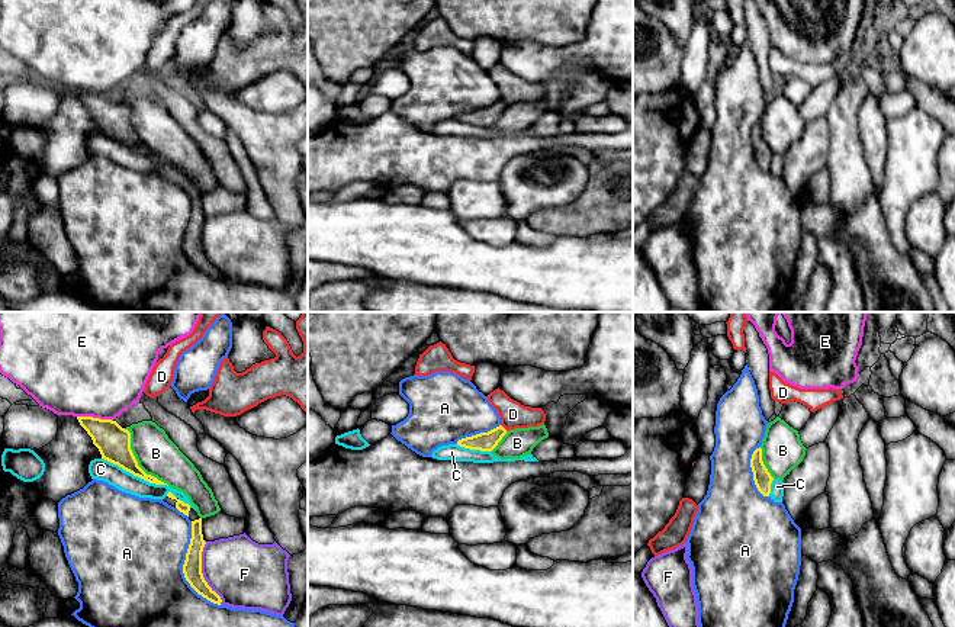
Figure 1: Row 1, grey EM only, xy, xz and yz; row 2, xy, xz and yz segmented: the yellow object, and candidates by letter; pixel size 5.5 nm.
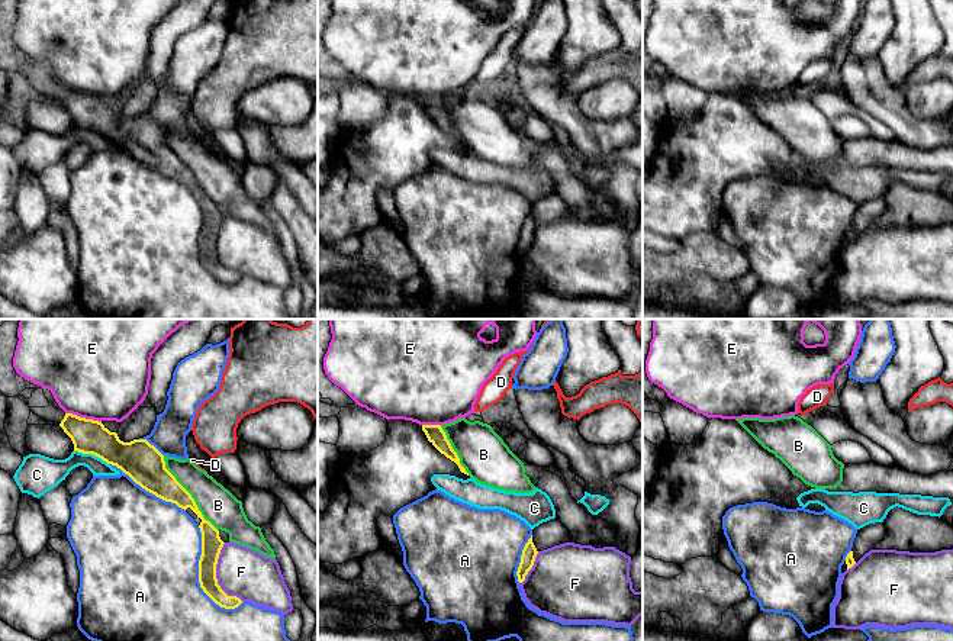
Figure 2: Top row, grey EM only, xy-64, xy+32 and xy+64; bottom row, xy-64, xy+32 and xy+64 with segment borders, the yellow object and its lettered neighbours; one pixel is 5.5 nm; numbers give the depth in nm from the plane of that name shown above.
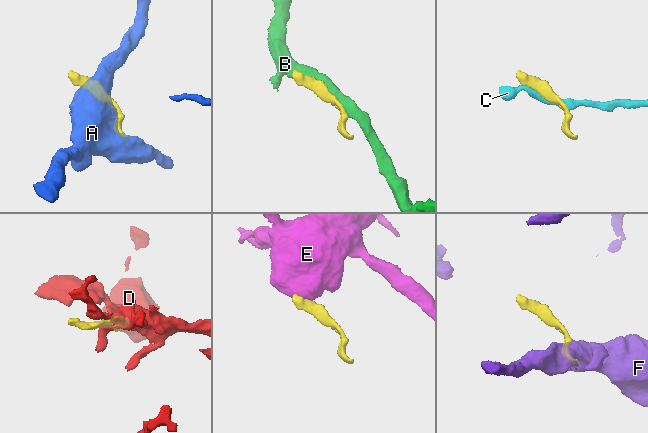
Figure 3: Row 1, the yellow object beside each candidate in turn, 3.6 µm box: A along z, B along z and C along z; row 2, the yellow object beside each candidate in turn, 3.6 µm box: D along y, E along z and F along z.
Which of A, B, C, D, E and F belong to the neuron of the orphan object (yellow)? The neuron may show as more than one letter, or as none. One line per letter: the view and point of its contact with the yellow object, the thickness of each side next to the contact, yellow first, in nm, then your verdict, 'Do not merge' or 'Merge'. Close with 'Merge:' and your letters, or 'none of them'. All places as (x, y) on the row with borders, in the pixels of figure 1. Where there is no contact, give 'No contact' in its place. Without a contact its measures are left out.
A: Touches yellow at xy (183, 568). Thickness 110 nm (yellow) against 500 nm. Do not merge
B: Touches yellow at xy (137, 462). Thickness 190 nm (yellow) against 220 nm. Do not merge
C: Touches yellow at xy (135, 475). Thickness 190 nm (yellow) against 120 nm. Do not merge
D: Touches yellow at xz (502, 427). Thickness 110 nm (yellow) against 150 nm. Merge
E: Touches yellow at xy (95, 418). Thickness 190 nm (yellow) against 480 nm. Do not merge
F: Touches yellow at xy (202, 574). Thickness 110 nm (yellow) against 380 nm. Do not merge
Merge: D

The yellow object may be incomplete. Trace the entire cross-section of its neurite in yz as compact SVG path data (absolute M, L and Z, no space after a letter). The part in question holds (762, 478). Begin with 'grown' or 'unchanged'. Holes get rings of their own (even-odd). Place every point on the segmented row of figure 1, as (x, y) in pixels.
unchanged; M761 447L753 451L752 459L750 459L750 467L753 472L753 480L755 480L758 491L763 496L769 496L771 483L772 483L774 478L771 476L771 473L768 472L768 469L765 467L763 462L762 462L762 448Z

